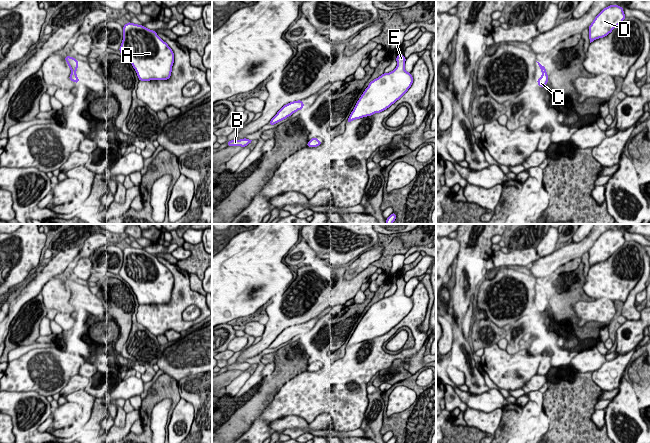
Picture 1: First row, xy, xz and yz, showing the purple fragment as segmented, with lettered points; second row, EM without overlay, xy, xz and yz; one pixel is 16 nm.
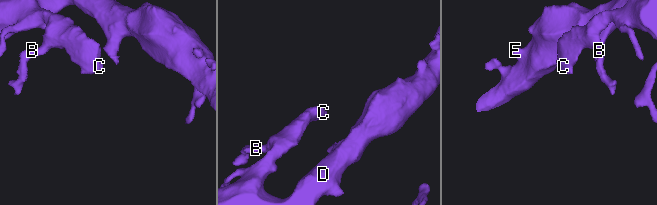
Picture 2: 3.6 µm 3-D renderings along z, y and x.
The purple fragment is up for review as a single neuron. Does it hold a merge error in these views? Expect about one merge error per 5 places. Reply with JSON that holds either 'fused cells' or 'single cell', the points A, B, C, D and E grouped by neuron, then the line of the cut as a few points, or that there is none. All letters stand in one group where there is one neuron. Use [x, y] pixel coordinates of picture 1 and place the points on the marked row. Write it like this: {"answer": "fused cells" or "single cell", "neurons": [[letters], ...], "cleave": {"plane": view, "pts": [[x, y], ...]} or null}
{"answer": "single cell", "neurons": [["A", "B", "C", "D", "E"]], "cleave": null}

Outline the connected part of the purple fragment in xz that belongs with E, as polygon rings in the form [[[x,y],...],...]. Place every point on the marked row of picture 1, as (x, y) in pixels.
[[[404,55],[396,57],[397,66],[371,81],[357,101],[347,123],[363,117],[380,113],[399,100],[411,87],[413,77],[405,71]]]

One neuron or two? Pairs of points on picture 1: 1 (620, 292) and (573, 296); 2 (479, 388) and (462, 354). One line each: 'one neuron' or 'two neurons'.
1: two neurons
2: one neuron

